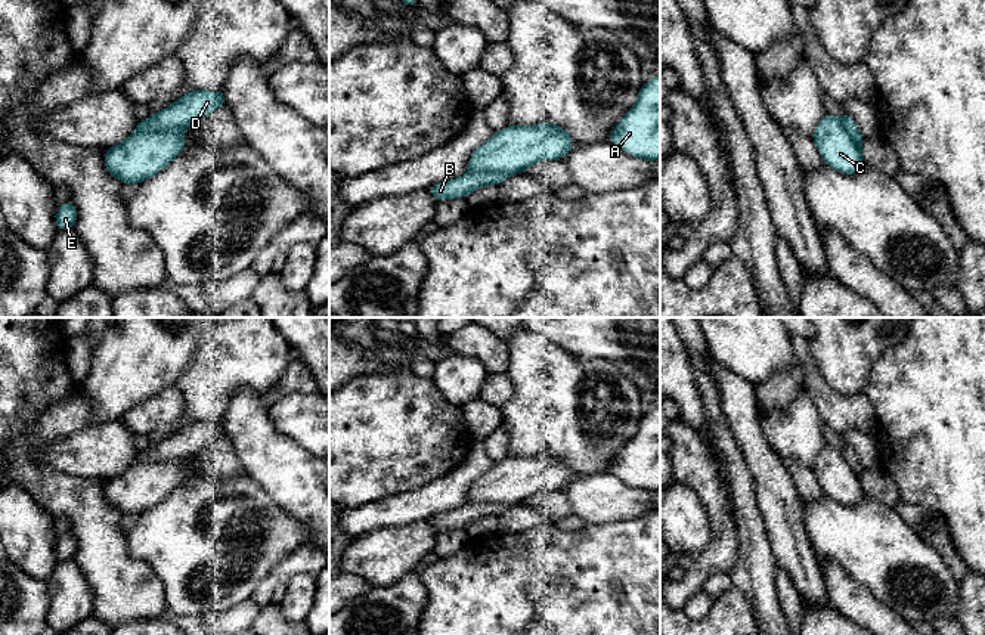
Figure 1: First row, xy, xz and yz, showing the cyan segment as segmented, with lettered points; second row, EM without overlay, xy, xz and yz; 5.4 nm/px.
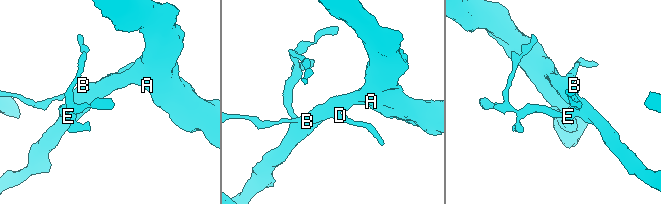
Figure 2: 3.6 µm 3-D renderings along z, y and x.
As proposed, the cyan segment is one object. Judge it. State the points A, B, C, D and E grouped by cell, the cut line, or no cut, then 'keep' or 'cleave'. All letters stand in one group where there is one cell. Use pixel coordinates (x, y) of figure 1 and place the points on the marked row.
groups A C E / B D; cut xy (182, 127), (135, 132); cleave

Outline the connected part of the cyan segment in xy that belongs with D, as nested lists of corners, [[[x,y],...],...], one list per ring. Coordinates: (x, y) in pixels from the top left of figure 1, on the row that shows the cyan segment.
[[[223,89],[217,93],[207,90],[189,92],[168,108],[154,114],[148,120],[139,121],[134,131],[168,131],[195,127],[202,117],[213,114],[222,105],[226,105]]]

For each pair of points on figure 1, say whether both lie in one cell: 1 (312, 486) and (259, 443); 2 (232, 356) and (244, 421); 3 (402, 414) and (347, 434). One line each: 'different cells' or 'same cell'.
1: same cell
2: different cells
3: same cell

